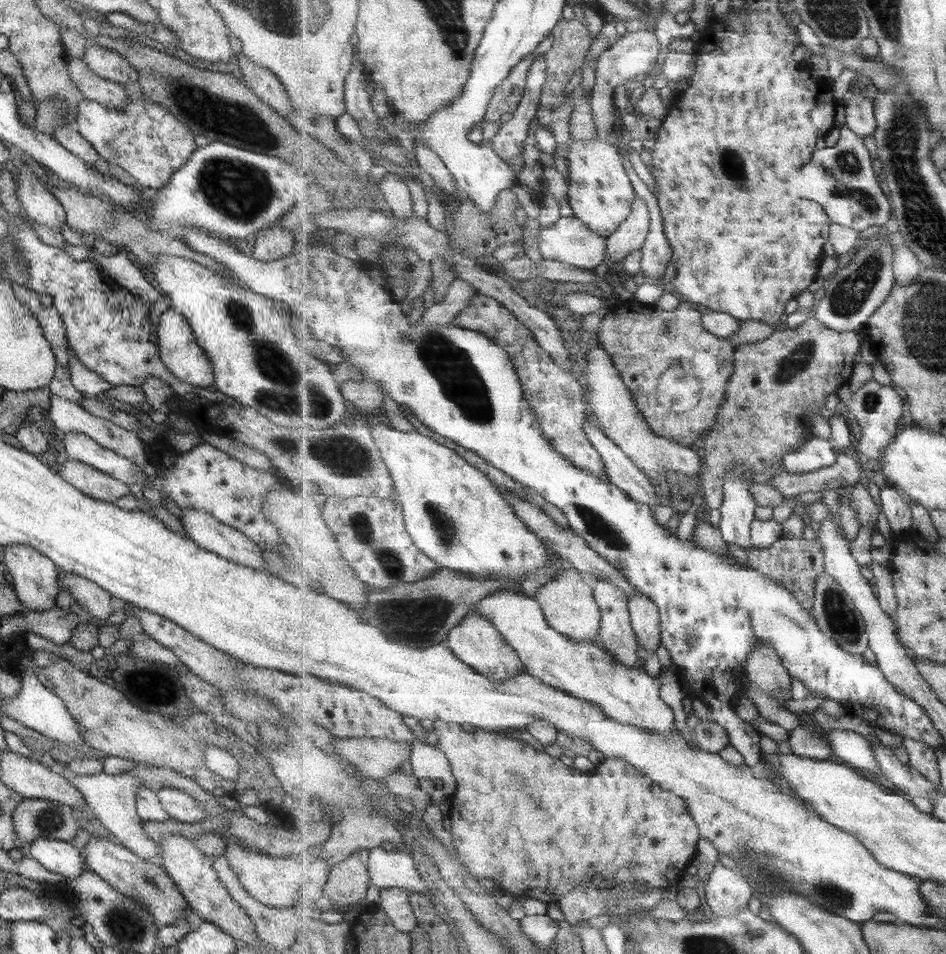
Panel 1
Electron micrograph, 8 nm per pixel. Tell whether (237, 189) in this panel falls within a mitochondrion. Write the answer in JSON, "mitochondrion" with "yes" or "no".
{"mitochondrion":"yes"}

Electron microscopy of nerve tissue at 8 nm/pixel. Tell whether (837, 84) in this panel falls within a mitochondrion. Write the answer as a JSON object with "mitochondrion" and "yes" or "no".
{"mitochondrion":"no"}

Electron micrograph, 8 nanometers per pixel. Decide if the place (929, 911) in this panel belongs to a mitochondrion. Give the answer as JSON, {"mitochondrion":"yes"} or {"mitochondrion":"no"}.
{"mitochondrion":"no"}

